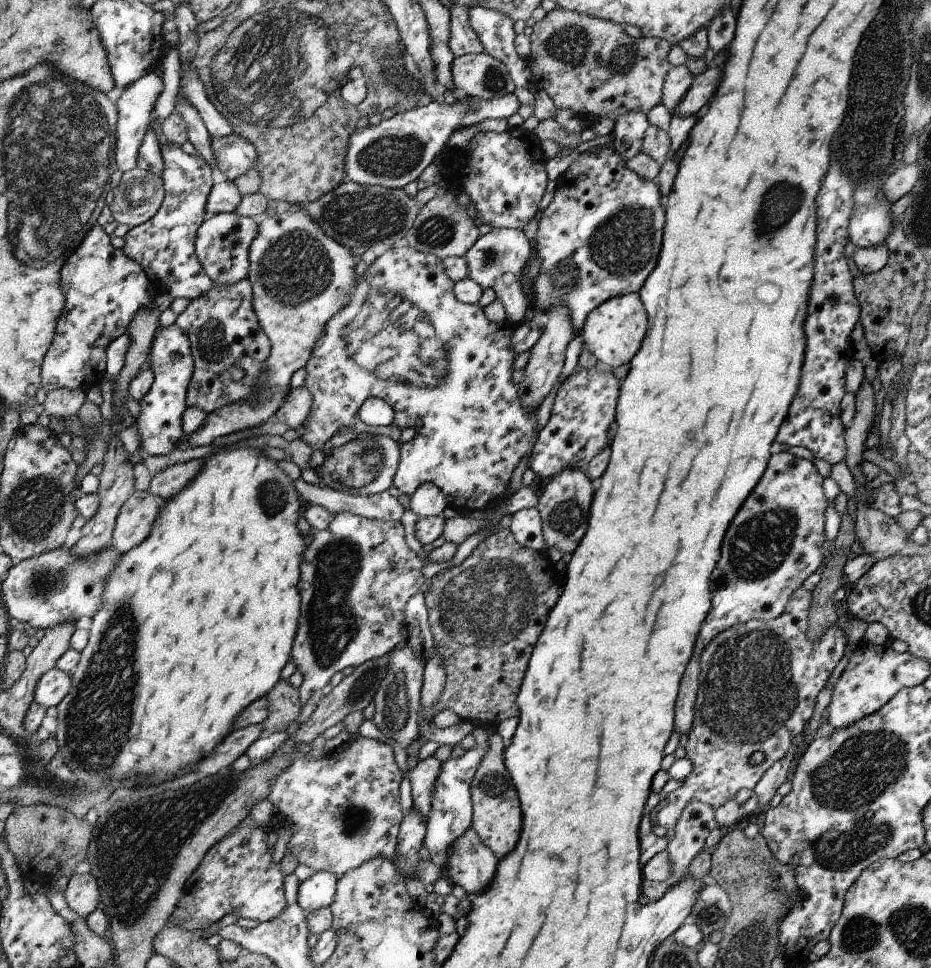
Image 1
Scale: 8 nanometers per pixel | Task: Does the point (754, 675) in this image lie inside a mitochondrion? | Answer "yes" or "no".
yes

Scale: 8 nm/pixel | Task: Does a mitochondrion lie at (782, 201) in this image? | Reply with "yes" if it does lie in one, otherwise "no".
yes

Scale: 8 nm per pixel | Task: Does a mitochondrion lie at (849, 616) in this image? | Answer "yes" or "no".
no

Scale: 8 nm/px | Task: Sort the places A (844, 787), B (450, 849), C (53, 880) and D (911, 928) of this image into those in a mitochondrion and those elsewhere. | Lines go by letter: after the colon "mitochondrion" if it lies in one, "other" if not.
A: mitochondrion
B: other
C: other
D: mitochondrion

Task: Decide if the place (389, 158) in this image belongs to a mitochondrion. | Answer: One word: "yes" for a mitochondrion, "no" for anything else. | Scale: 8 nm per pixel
yes

